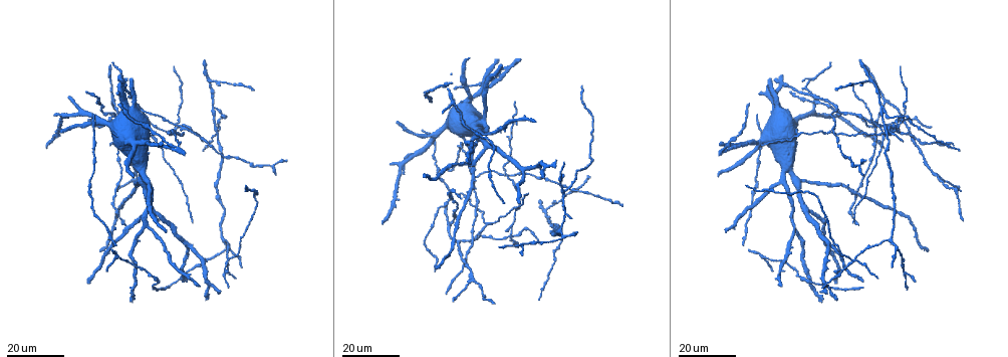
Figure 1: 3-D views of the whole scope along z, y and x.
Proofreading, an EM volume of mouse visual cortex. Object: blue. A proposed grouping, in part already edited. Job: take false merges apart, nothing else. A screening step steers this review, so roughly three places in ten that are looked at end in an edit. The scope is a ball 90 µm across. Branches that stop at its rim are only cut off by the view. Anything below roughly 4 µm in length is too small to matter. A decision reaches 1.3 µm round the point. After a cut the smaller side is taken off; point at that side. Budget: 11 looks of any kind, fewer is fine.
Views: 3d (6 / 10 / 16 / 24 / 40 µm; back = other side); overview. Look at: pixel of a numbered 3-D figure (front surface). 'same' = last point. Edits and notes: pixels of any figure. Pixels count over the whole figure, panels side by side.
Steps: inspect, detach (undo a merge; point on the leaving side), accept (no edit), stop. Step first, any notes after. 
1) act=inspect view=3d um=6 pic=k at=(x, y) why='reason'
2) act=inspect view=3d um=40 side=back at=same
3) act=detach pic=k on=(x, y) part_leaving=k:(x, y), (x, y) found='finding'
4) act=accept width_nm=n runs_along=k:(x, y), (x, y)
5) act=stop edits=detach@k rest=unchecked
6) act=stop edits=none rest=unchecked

act=inspect view=3d um=16 pic=1 at=(476, 237) why='four or more arms meet'

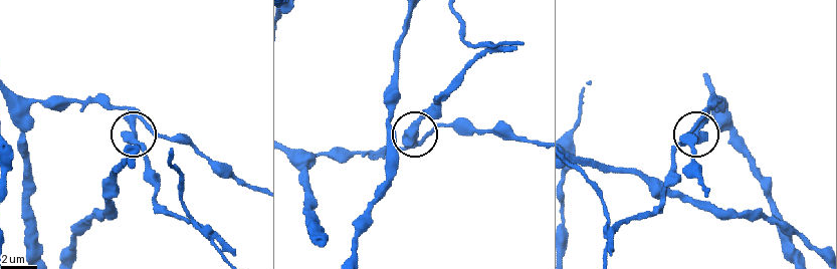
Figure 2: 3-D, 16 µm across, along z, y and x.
act=inspect view=3d um=10 pic=2 at=(130, 120)

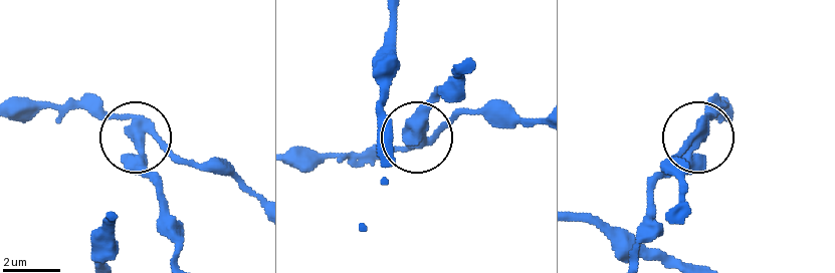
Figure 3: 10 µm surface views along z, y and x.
act=accept arms=4 found='continuous, no second cell'

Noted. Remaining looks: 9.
act=inspect view=3d um=24 pic=1 at=(881, 107) why='a fork'

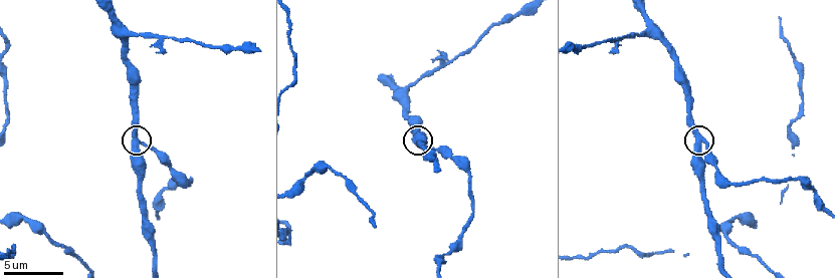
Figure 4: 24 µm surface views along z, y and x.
act=inspect view=3d um=10 pic=4 at=(705, 139)

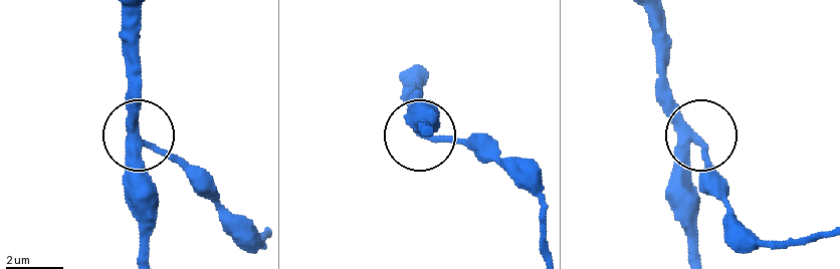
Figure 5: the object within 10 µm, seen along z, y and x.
act=accept runs_along=5:(149, 254), (135, 83) found='continuous, no second cell'

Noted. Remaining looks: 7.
act=inspect view=3d um=16 pic=1 at=(512, 235) why='looks like a crossing'

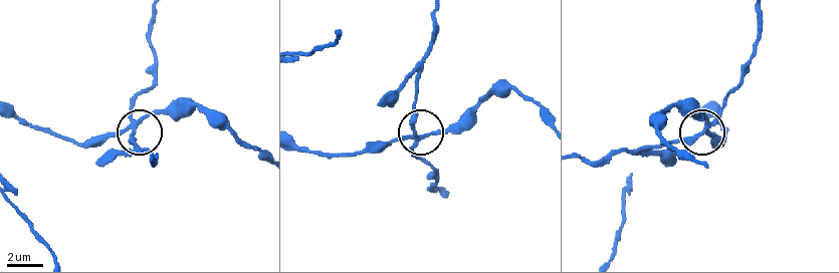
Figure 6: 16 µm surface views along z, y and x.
act=inspect view=3d um=6 pic=6 at=(414, 135)

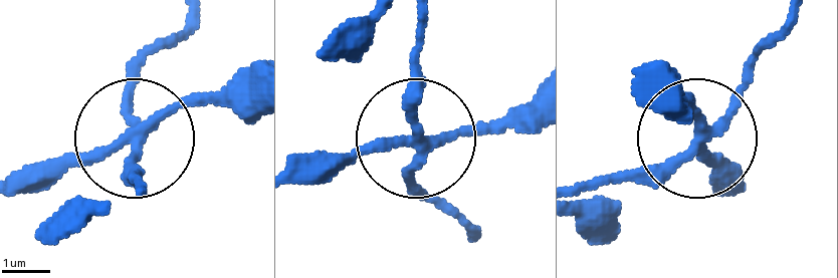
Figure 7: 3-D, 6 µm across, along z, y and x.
act=detach pic=7 on=(414, 84) side_arm_um=27 part_leaving=7:(423, 144), (411, 111), (423, 15) found='a second cell is stuck on'

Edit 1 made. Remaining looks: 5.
act=inspect view=overview

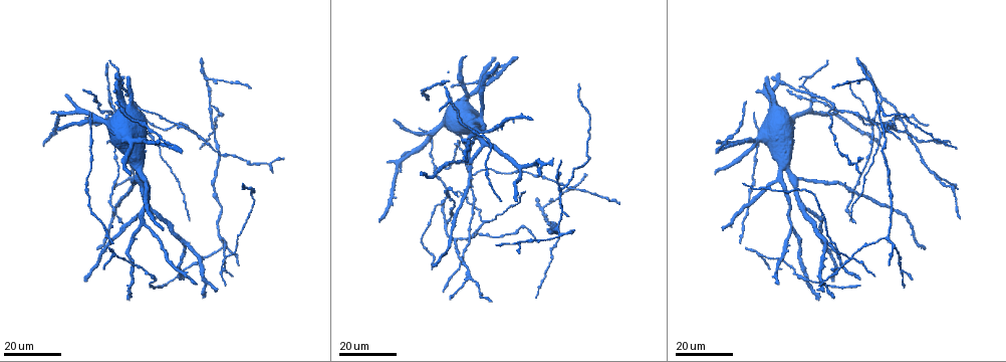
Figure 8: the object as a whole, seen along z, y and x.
act=inspect view=3d um=24 pic=8 at=(560, 190) why='looks like a crossing'

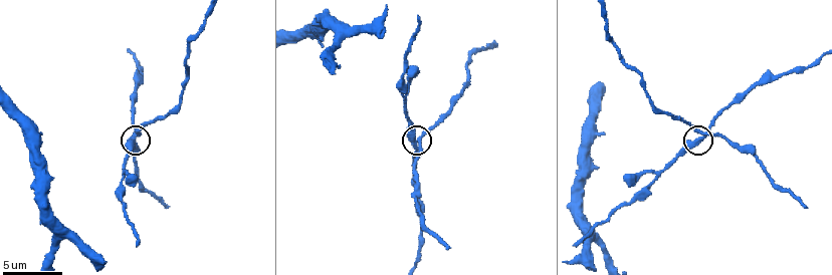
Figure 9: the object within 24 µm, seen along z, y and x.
act=inspect view=3d um=10 pic=9 at=(702, 133)

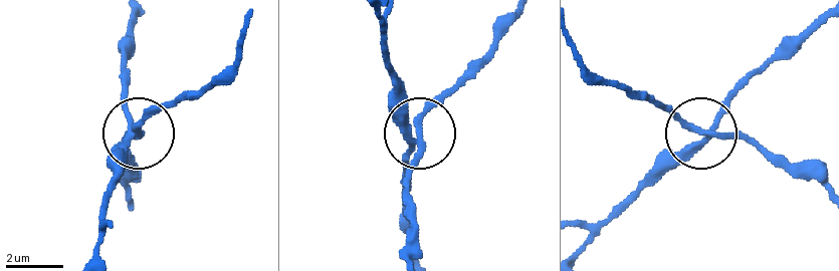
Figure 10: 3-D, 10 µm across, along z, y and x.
act=detach pic=10 on=(144, 112) width_nm=220 part_leaving=10:(416, 134), (423, 115), (480, 58), (514, 10) found='two cells meet here'

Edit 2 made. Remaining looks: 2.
act=inspect view=3d um=24 pic=8 at=(561, 237)

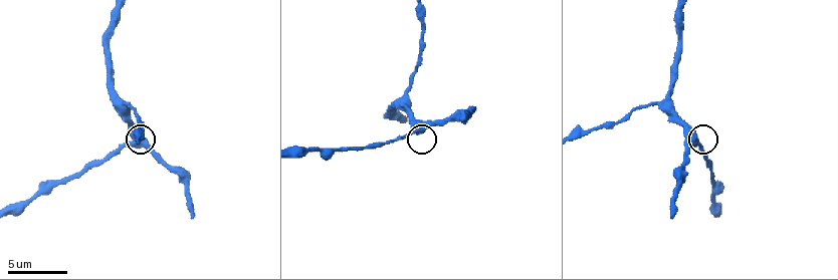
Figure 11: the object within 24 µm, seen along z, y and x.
act=inspect view=3d um=6 pic=11 at=(412, 131) why='zoom in'

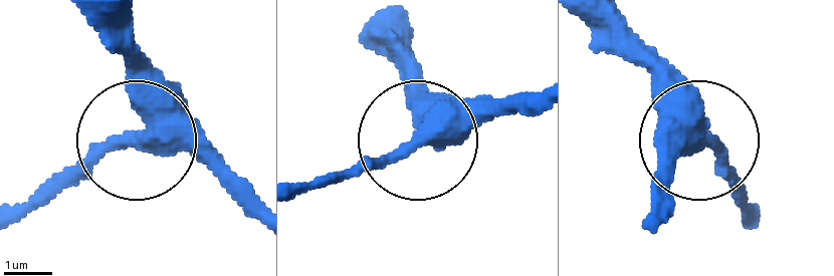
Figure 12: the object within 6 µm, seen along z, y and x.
act=accept width_nm=440 runs_along=12:(597, 26), (693, 134), (661, 190) found='all the same cell'

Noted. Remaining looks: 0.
act=stop edits=detach@7,detach@10 rest=unchecked

